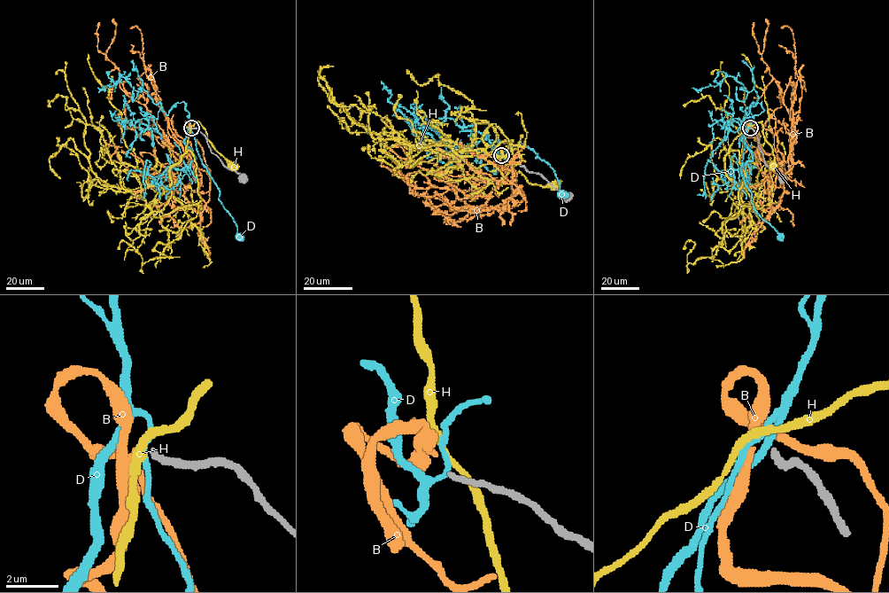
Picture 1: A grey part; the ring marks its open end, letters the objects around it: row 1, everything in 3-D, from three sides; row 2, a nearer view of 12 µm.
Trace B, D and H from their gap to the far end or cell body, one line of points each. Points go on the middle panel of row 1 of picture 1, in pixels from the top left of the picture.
B: (499, 154), (494, 159), (506, 176), (478, 210), (411, 193), (410, 181), (400, 175)
D: (501, 154), (502, 149), (520, 143), (531, 148), (536, 157), (553, 170), (562, 195)
H: (501, 154), (494, 128), (475, 122), (462, 148), (426, 148), (400, 165), (340, 111), (318, 70)

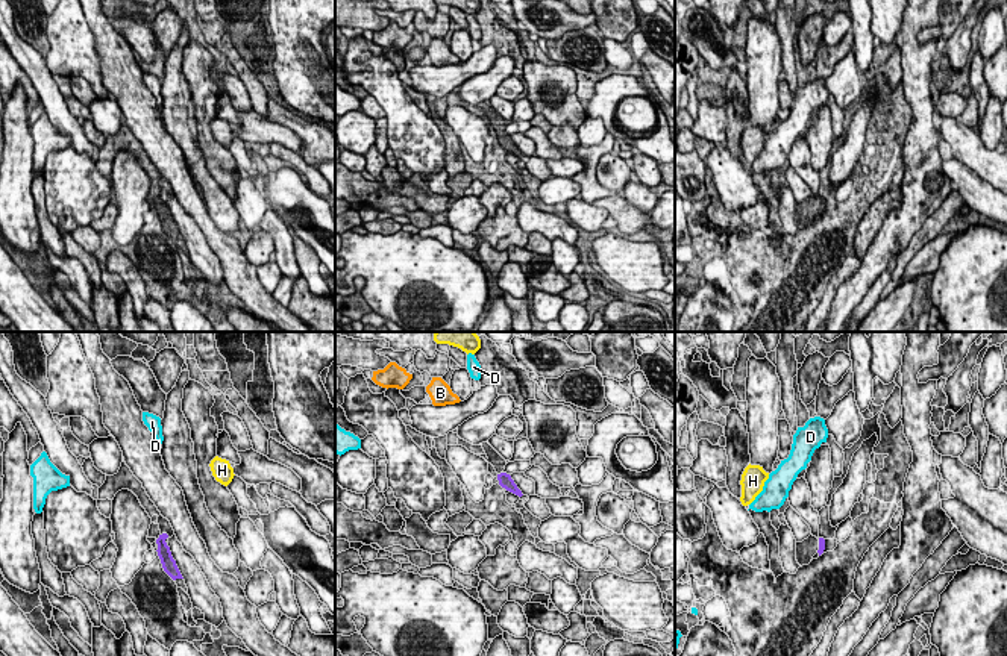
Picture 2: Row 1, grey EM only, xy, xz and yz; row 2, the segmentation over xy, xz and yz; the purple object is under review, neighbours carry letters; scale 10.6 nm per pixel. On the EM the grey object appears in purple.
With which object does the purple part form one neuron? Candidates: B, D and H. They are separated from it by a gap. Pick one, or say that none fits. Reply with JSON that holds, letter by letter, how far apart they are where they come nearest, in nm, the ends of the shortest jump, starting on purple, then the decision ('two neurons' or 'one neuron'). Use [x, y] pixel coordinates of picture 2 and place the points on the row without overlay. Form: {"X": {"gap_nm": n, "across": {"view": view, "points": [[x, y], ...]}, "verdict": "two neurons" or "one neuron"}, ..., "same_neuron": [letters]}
{"B": {"gap_nm": 850, "across": {"view": "xz", "points": [[498, 135], [458, 62]]}, "verdict": "one neuron"}, "D": {"gap_nm": 550, "across": {"view": "yz", "points": [[819, 199], [783, 164]]}, "verdict": "two neurons"}, "H": {"gap_nm": 800, "across": {"view": "xy", "points": [[166, 194], [217, 141]]}, "verdict": "two neurons"}, "same_neuron": ["B"]}

